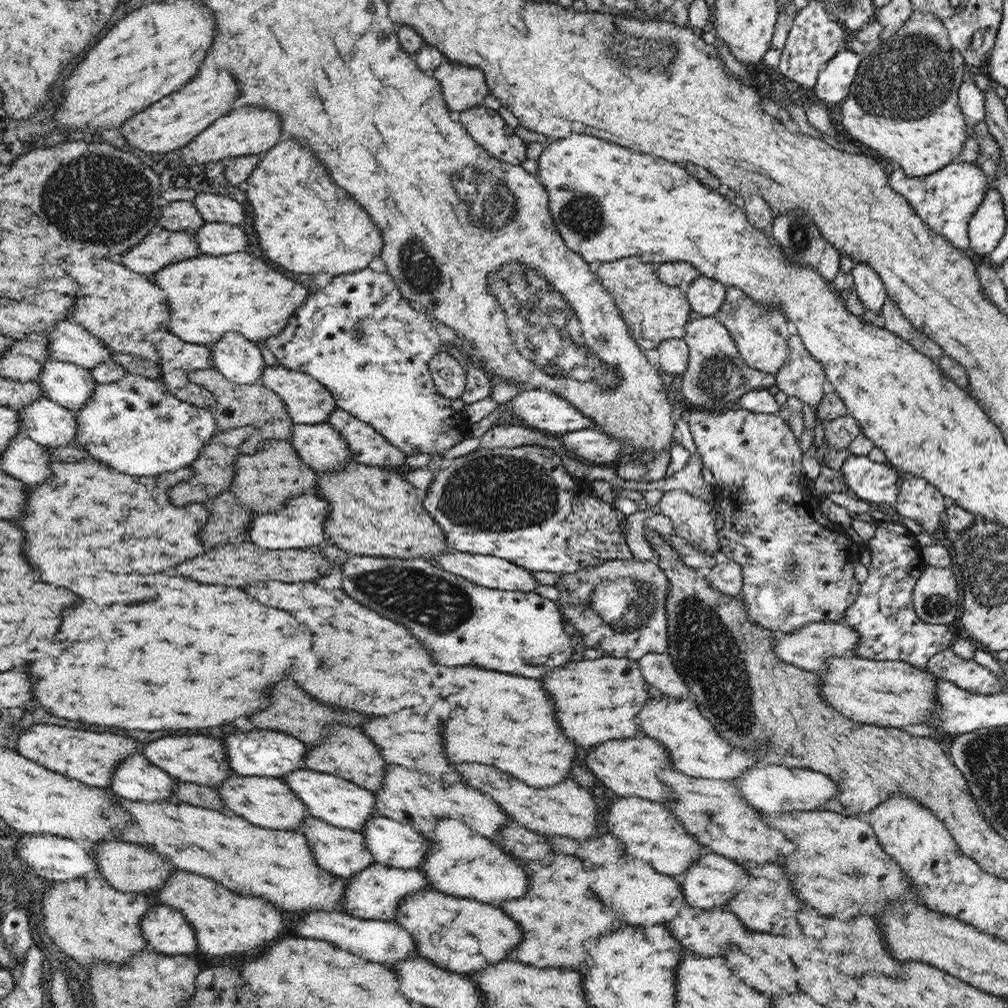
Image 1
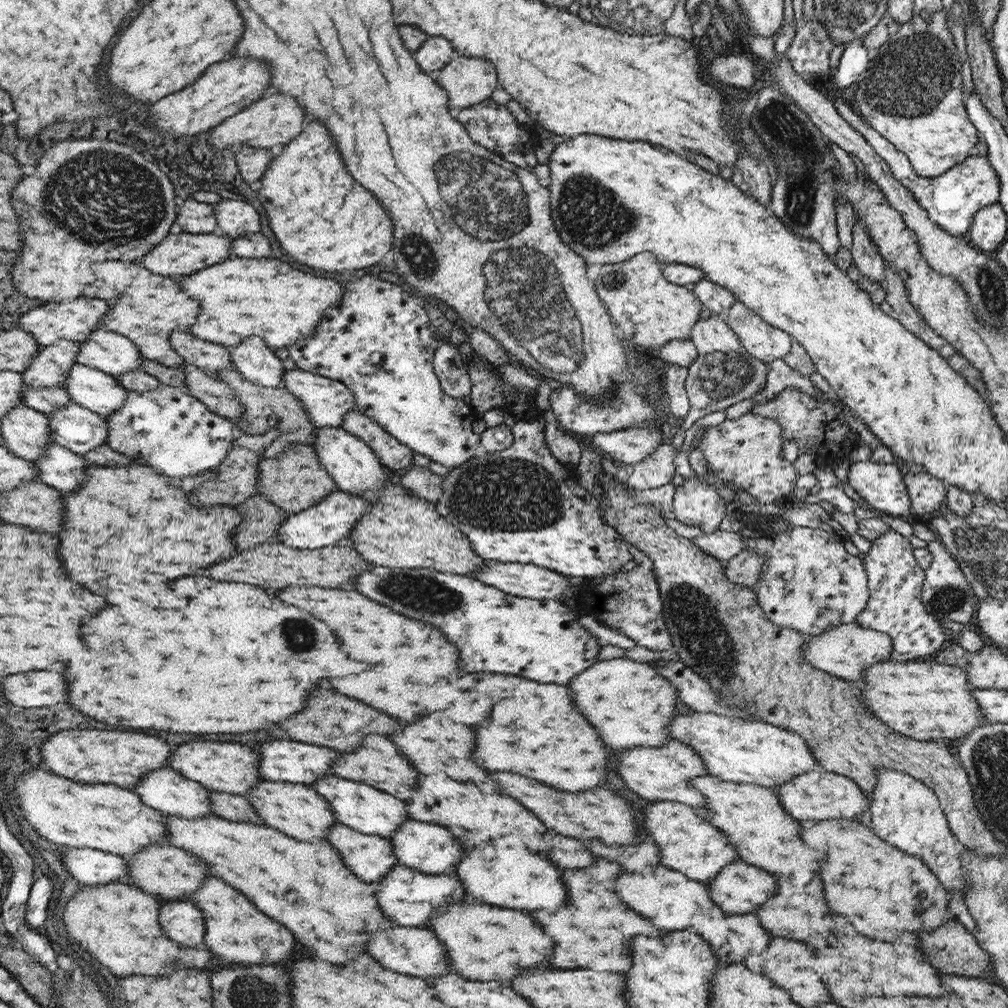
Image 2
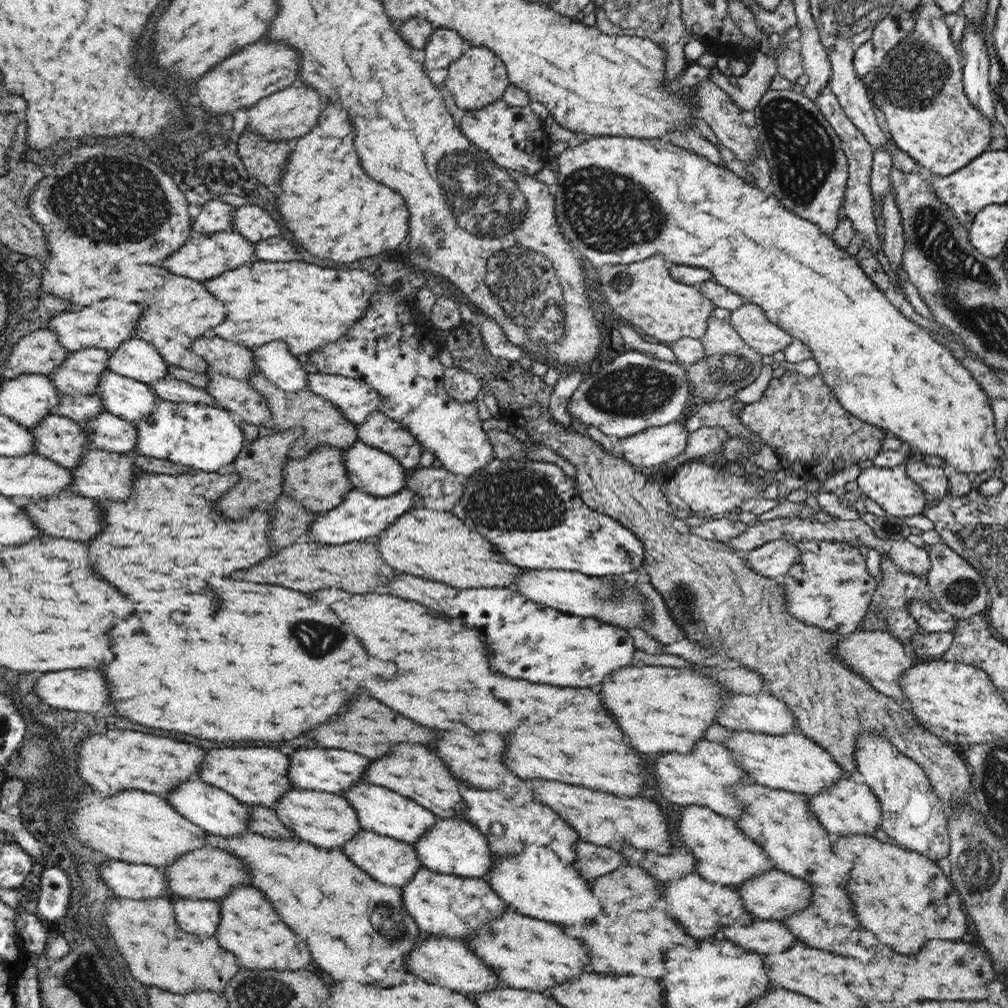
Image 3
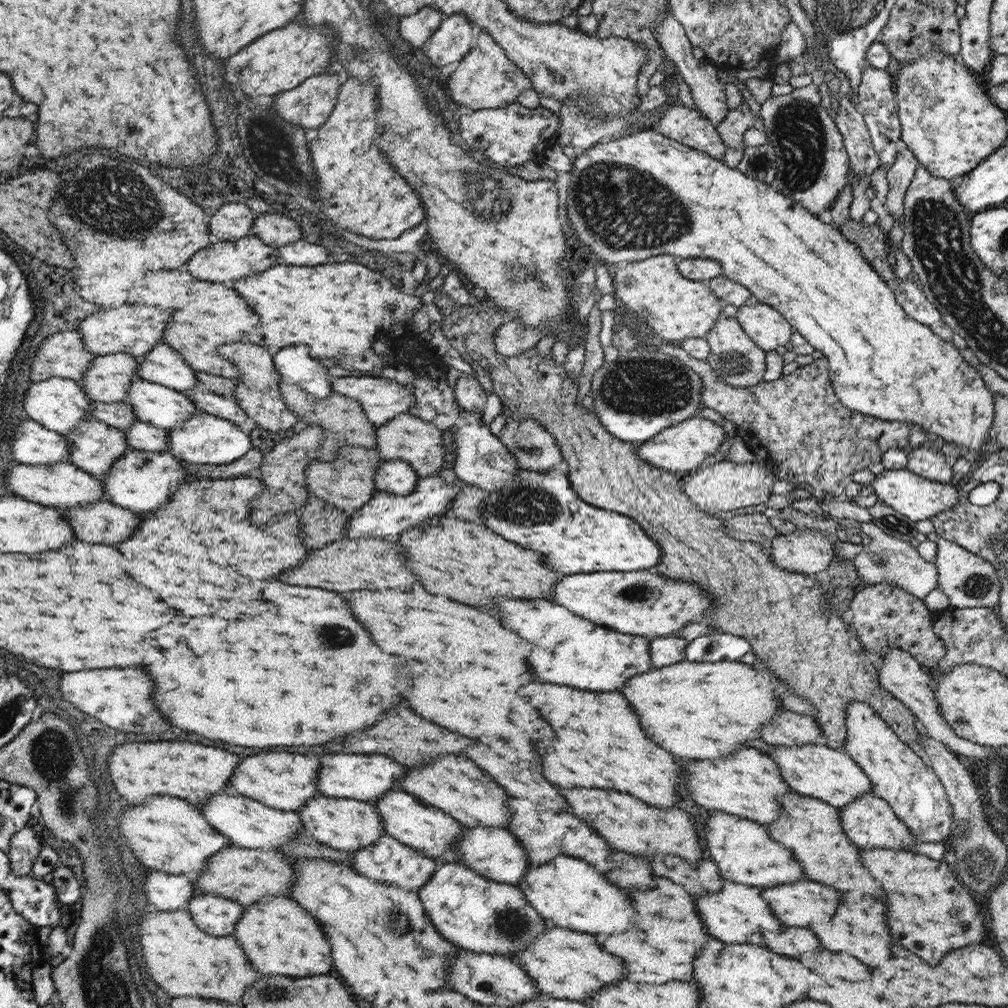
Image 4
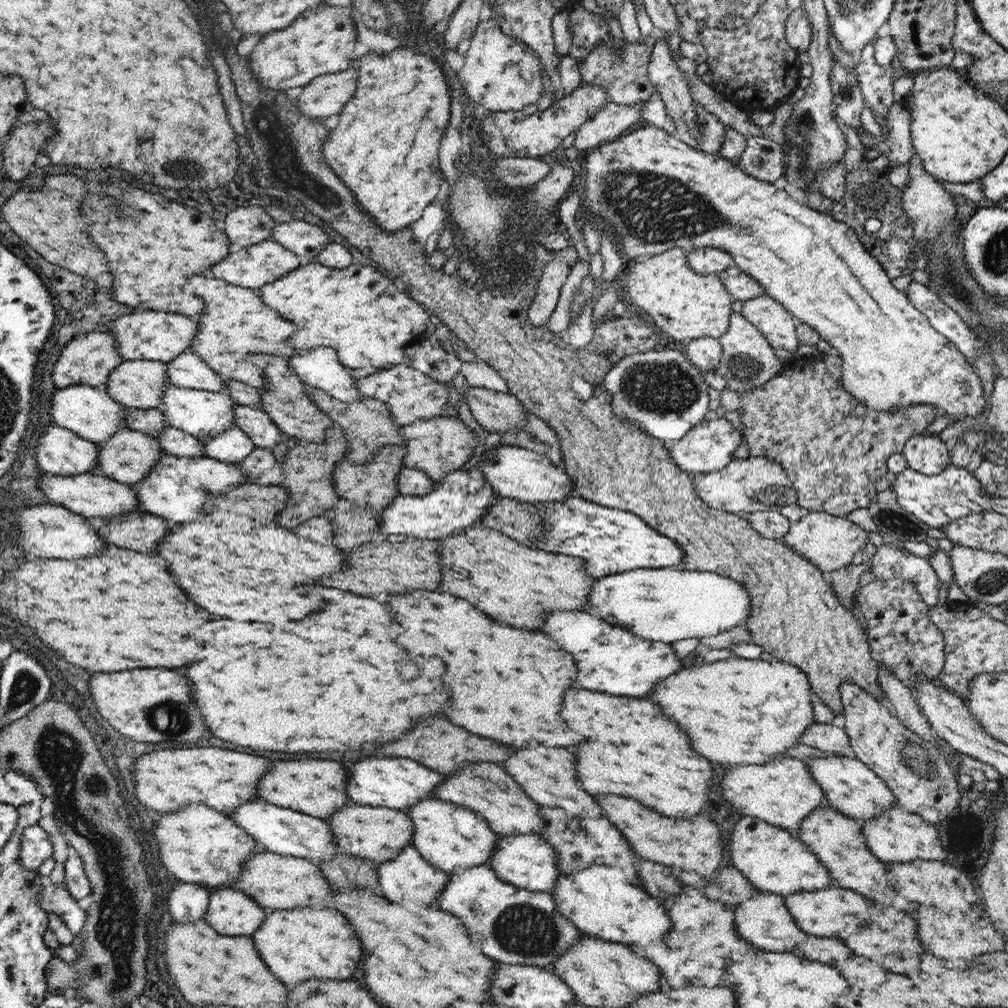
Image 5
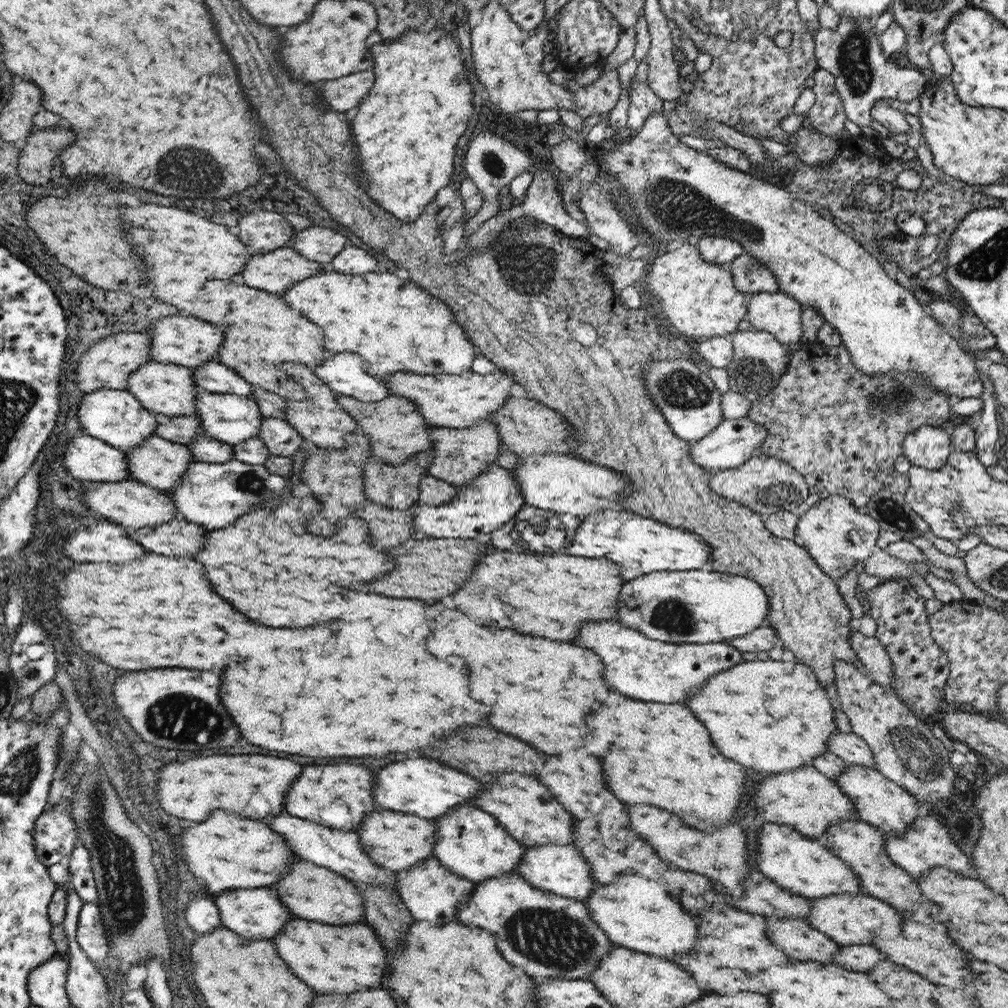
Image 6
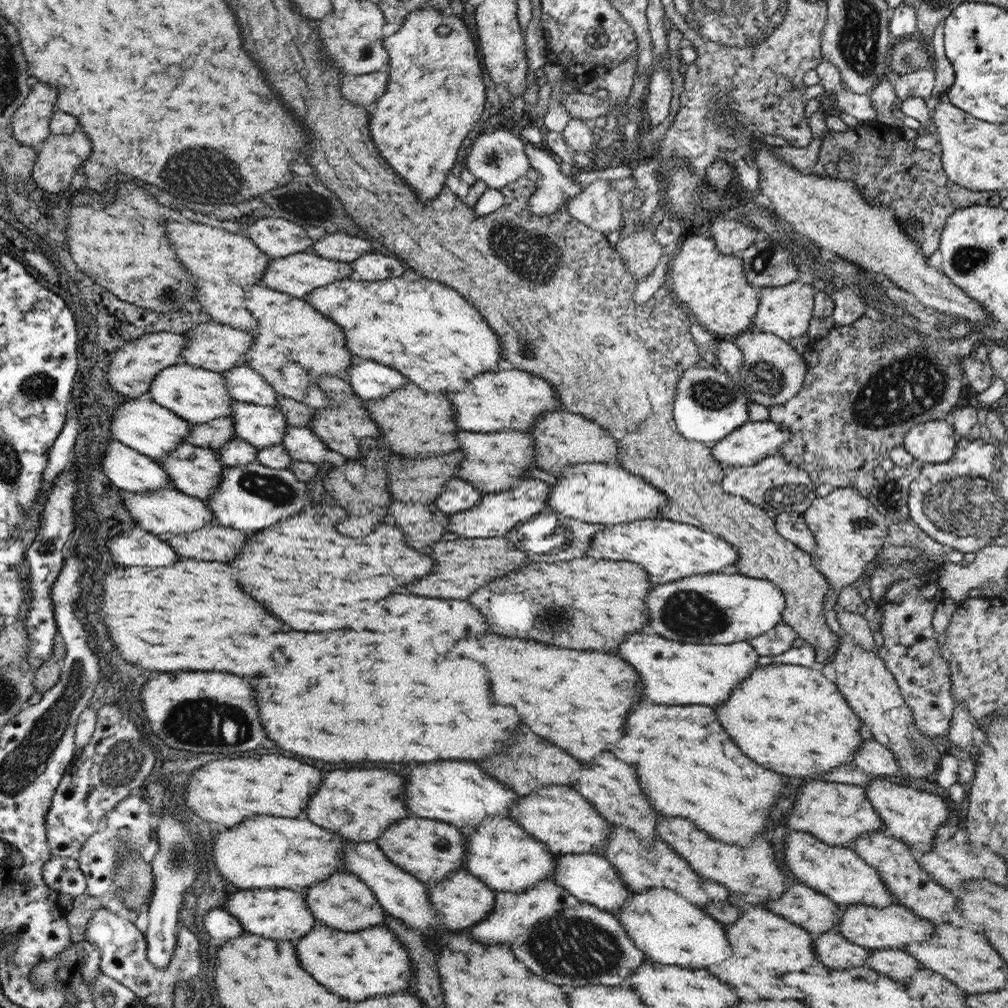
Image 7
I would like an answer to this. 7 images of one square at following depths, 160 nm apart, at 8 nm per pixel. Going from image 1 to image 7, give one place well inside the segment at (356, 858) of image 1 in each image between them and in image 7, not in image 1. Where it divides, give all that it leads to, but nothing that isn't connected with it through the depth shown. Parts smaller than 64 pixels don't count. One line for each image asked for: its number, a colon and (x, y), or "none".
2: (371, 858)
3: (392, 862)
4: (388, 861)
5: (409, 878)
6: (432, 893)
7: (463, 900)

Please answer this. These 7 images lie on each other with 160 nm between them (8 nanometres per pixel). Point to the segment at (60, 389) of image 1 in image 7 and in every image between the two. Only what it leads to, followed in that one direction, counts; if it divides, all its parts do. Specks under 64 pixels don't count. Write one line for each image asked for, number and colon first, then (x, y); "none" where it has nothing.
2: (91, 388)
3: (122, 396)
4: (161, 407)
5: (201, 413)
6: (229, 418)
7: (263, 426)

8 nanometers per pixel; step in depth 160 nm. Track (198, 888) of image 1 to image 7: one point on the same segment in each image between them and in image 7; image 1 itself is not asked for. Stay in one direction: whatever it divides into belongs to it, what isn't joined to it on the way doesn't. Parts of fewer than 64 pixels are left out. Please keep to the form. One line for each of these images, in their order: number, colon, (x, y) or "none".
2: (236, 930)
3: (250, 927)
4: (281, 938)
5: (304, 943)
6: (338, 958)
7: (357, 965)

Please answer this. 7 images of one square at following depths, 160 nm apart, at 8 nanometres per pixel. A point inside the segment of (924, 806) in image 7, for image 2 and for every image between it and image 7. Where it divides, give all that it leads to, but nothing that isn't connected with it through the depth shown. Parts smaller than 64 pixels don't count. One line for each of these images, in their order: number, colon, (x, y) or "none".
2: (735, 749)
3: (792, 762)
4: (816, 770)
5: (852, 788)
6: (879, 801)

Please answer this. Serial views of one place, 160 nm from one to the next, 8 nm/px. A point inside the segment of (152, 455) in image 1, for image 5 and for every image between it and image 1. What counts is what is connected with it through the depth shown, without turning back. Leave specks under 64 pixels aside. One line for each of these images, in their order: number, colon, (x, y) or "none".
2: (166, 429)
3: (205, 438)
4: (204, 438)
5: (233, 445)

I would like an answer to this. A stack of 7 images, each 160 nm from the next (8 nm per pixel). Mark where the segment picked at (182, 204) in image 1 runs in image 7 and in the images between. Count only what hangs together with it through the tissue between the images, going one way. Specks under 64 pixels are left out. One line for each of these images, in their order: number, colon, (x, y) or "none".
2: (194, 217)
3: (215, 217)
4: (231, 222)
5: (245, 227)
6: (263, 232)
7: (277, 237)

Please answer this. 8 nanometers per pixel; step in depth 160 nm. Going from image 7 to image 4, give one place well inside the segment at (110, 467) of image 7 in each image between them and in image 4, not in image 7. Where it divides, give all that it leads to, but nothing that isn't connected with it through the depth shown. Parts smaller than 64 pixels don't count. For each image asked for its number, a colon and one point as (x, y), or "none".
4: (33, 444)
5: (61, 452)
6: (86, 457)

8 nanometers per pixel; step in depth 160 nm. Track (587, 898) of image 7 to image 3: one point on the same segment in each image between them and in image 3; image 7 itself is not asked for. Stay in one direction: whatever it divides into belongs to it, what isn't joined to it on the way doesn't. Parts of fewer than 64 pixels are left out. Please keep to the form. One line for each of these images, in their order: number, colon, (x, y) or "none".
3: (455, 846)
4: (496, 853)
5: (529, 861)
6: (563, 870)

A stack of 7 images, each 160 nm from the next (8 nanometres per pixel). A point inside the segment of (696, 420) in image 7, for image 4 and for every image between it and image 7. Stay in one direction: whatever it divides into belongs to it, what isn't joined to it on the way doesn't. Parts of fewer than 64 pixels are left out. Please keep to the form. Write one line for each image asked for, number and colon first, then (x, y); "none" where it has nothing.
4: (644, 392)
5: (659, 391)
6: (687, 397)

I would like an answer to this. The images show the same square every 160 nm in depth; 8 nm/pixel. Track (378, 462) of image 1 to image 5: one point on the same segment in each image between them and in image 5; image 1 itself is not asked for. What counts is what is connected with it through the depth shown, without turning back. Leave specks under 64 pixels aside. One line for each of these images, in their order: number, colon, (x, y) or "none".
2: (398, 457)
3: (382, 433)
4: (418, 443)
5: (437, 446)

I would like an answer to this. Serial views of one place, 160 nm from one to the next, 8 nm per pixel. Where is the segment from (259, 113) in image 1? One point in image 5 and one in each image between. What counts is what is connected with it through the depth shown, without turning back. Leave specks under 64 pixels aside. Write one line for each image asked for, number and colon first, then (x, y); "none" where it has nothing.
2: (278, 119)
3: (290, 113)
4: (309, 105)
5: (327, 94)

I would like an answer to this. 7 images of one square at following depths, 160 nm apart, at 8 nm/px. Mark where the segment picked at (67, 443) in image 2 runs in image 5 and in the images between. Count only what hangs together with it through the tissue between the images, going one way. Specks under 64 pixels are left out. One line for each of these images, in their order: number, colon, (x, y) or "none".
3: (107, 432)
4: (142, 437)
5: (174, 442)

